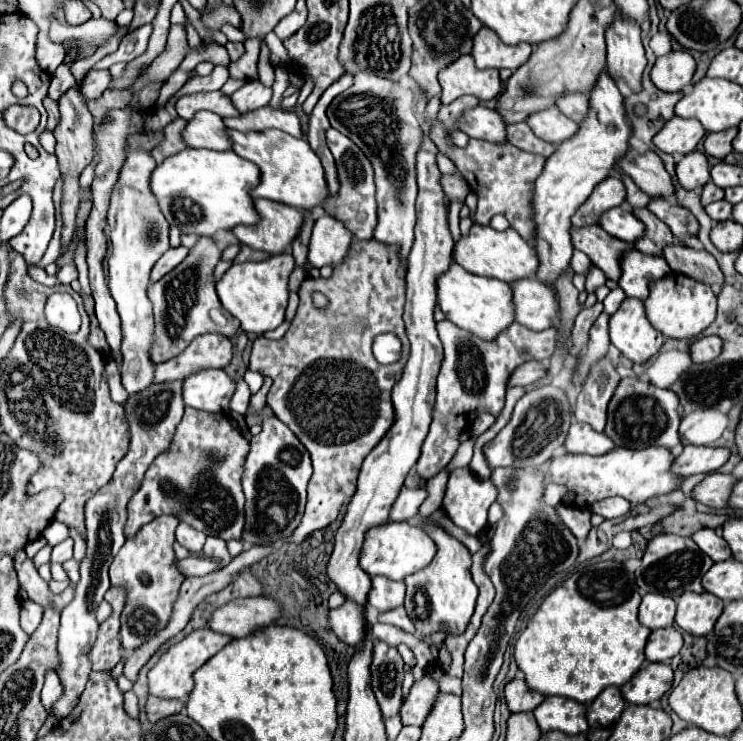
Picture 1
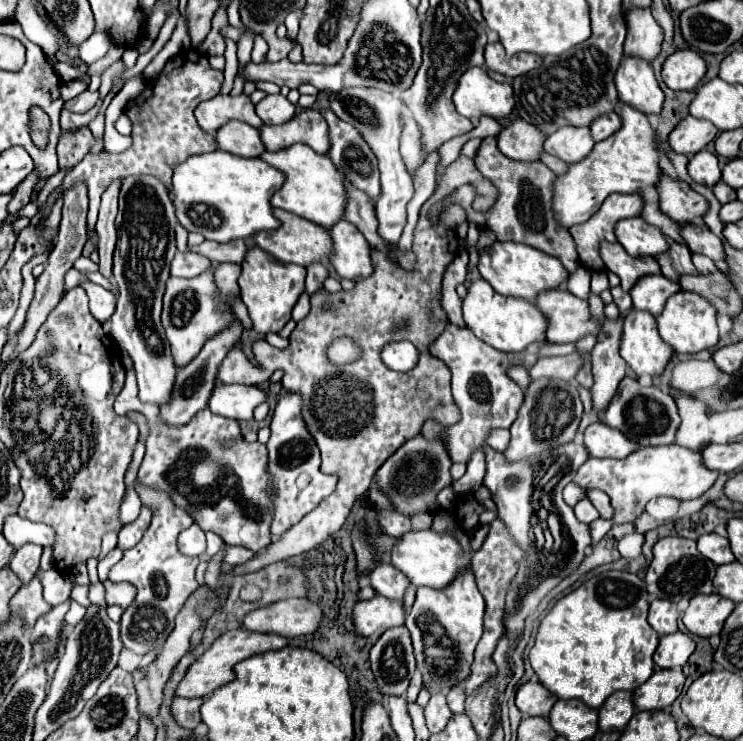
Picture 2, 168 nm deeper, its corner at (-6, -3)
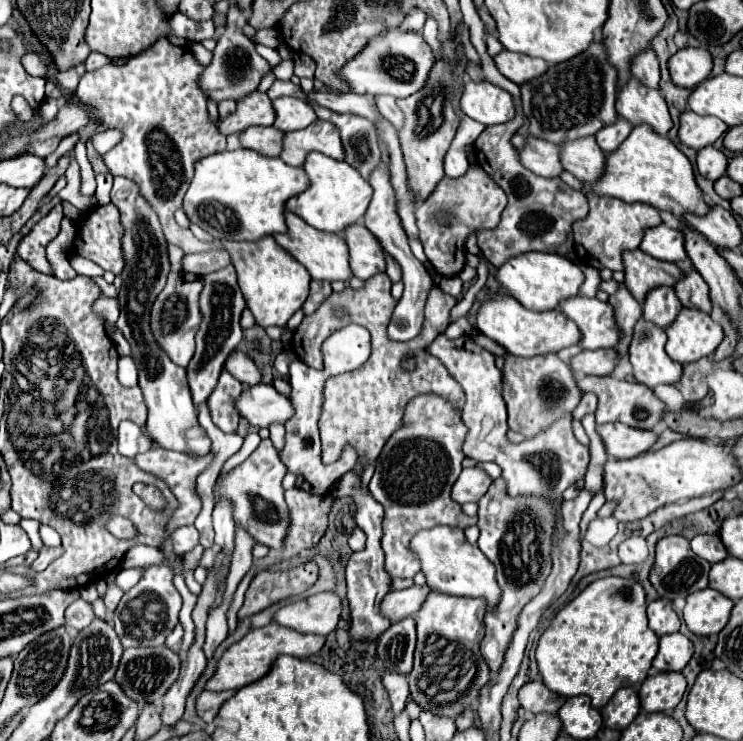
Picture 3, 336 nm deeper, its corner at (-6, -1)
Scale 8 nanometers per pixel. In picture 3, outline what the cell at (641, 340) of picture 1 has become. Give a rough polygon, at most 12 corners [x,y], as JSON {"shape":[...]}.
{"shape":[[640,318],[630,344],[634,378],[650,388],[680,380],[666,334]]}

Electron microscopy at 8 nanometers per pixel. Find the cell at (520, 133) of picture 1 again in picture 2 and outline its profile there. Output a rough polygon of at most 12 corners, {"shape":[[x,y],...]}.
{"shape":[[542,154],[544,162],[554,174],[562,176],[568,168],[560,158]]}

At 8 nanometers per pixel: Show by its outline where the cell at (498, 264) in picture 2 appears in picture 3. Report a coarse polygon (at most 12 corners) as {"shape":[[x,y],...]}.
{"shape":[[526,252],[496,268],[524,308],[554,310],[584,274],[558,254]]}

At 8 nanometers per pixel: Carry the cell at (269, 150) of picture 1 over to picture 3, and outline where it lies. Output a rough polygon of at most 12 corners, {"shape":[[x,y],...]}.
{"shape":[[310,152],[310,186],[286,202],[342,234],[364,218],[372,186],[342,160]]}

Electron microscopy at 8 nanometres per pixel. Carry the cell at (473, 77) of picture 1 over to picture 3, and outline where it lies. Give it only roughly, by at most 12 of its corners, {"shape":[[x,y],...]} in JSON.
{"shape":[[464,78],[460,110],[486,126],[510,122],[514,100]]}

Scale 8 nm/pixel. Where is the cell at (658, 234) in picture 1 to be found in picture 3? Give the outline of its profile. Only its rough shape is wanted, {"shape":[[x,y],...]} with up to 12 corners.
{"shape":[[694,266],[674,284],[684,306],[712,310],[710,290]]}

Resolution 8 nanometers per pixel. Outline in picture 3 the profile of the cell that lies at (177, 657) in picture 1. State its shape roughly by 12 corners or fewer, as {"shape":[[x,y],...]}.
{"shape":[[276,622],[224,650],[204,690],[238,690],[276,656],[308,658],[324,636]]}

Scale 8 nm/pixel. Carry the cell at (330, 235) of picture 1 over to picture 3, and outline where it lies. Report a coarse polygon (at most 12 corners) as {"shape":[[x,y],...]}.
{"shape":[[364,224],[344,230],[352,274],[368,280],[384,270],[380,242]]}

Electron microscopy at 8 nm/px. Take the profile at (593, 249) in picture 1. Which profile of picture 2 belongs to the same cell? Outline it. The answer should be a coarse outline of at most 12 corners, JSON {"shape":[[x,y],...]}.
{"shape":[[602,242],[606,268],[620,276],[630,292],[640,278],[660,274],[650,256],[628,256],[618,242]]}

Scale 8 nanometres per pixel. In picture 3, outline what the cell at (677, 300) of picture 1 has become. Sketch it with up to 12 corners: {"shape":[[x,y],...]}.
{"shape":[[682,306],[666,326],[666,352],[680,364],[712,354],[718,322]]}

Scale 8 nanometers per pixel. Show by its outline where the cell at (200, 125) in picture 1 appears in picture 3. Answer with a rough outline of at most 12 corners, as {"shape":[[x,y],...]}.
{"shape":[[250,126],[240,144],[264,156],[278,156],[282,132],[274,126]]}

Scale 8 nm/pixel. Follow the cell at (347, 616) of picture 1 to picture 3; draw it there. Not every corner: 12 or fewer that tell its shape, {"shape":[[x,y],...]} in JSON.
{"shape":[[428,586],[388,592],[380,614],[398,622],[418,612]]}

